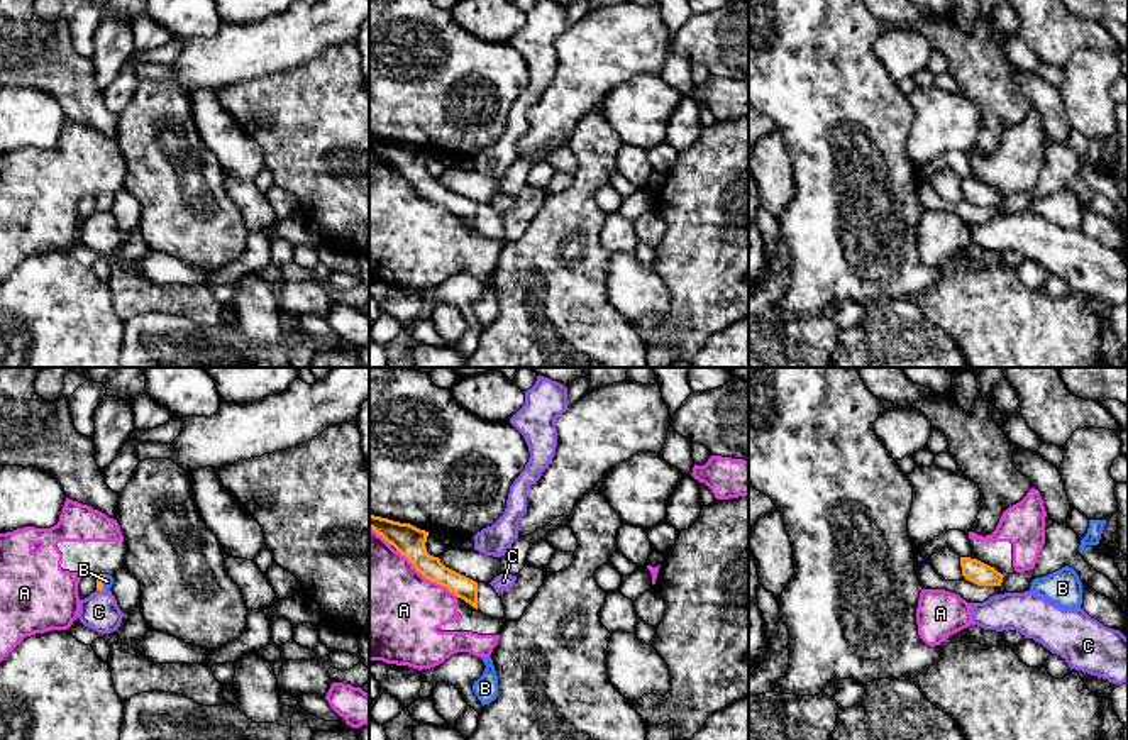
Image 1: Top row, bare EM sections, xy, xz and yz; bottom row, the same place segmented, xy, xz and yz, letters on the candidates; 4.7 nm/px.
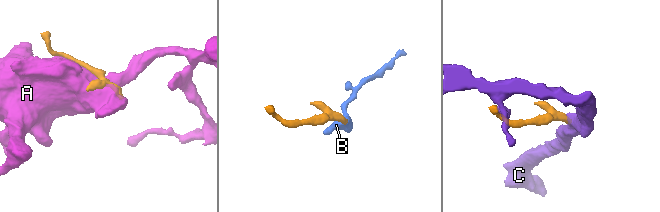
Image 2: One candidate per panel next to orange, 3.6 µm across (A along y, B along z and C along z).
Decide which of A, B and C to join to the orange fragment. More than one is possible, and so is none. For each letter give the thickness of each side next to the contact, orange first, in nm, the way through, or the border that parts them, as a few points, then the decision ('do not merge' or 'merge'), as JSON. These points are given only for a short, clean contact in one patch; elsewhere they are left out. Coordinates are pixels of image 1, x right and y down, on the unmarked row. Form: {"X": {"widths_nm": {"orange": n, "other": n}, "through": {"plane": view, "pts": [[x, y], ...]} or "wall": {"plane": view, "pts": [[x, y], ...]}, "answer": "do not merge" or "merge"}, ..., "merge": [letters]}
{"A": {"widths_nm": {"orange": 150, "other": 480}, "answer": "do not merge"}, "B": {"widths_nm": {"orange": 30, "other": 50}, "through": {"plane": "xy", "pts": [[100, 198], [102, 202], [107, 202]]}, "answer": "merge"}, "C": {"widths_nm": {"orange": 30, "other": 180}, "answer": "do not merge"}, "merge": ["B"]}

